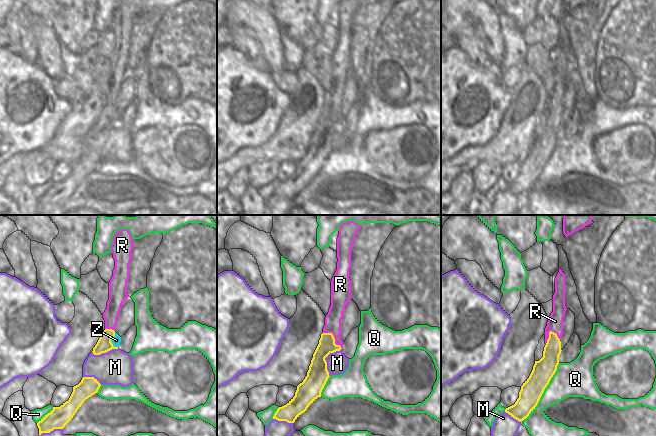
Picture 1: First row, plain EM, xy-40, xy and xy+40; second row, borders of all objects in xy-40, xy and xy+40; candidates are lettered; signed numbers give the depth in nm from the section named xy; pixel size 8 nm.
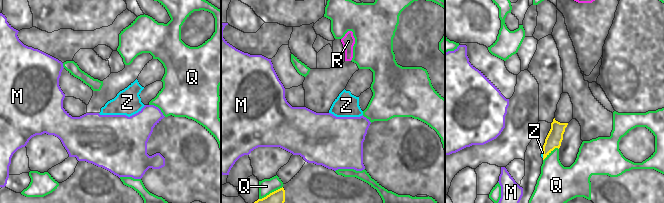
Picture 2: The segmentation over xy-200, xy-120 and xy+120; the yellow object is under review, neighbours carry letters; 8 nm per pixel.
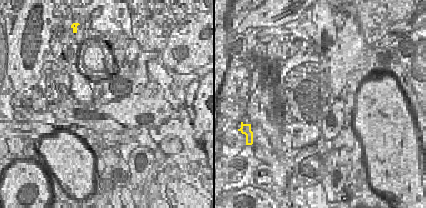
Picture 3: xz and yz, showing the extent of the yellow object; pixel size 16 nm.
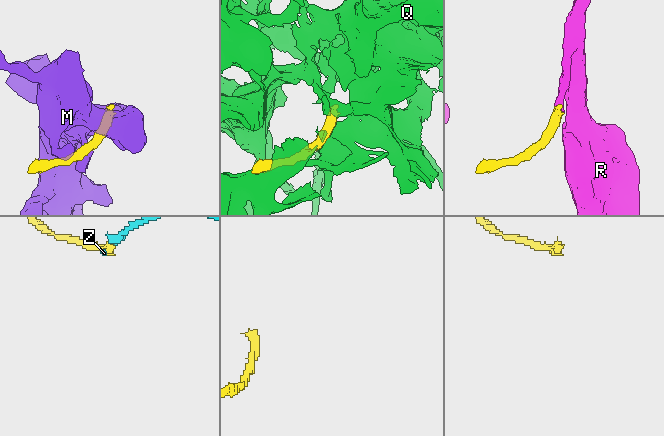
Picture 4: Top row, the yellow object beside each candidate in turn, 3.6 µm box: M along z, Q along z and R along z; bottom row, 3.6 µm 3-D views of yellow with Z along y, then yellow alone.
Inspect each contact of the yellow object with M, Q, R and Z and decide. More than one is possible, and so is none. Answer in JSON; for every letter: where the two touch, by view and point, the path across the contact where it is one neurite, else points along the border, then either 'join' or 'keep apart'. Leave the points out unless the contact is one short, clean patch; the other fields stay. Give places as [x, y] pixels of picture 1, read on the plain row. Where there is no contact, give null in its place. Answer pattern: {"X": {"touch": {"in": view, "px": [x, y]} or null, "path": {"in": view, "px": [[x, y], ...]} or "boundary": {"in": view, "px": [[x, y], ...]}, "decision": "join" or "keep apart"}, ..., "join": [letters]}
{"M": {"touch": {"in": "xy", "px": [324, 135]}, "decision": "keep apart"}, "Q": {"touch": {"in": "xy+40", "px": [543, 167]}, "decision": "keep apart"}, "R": {"touch": {"in": "xy", "px": [334, 114]}, "path": {"in": "xy", "px": [[326, 121], [334, 114], [333, 95]]}, "decision": "join"}, "Z": {"touch": {"in": "xy-40", "px": [110, 117]}, "decision": "keep apart"}, "join": ["R"]}

